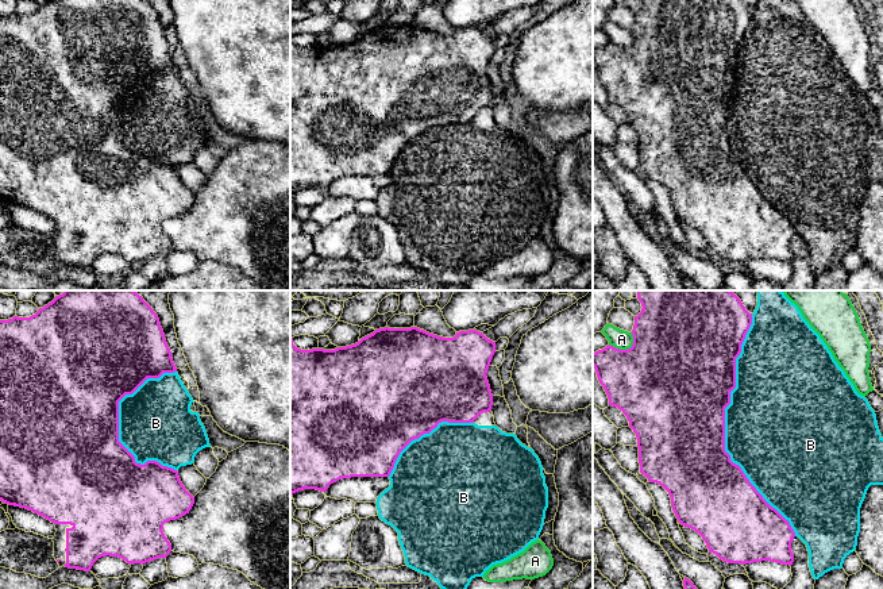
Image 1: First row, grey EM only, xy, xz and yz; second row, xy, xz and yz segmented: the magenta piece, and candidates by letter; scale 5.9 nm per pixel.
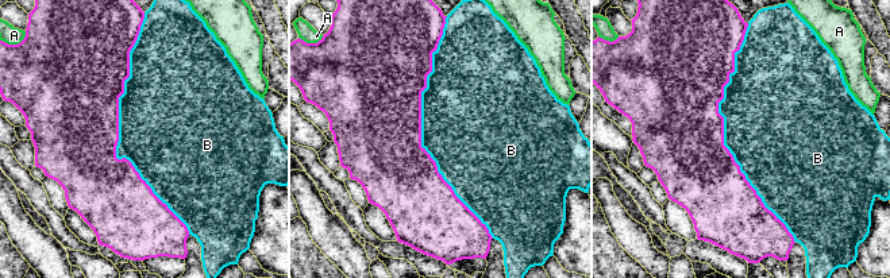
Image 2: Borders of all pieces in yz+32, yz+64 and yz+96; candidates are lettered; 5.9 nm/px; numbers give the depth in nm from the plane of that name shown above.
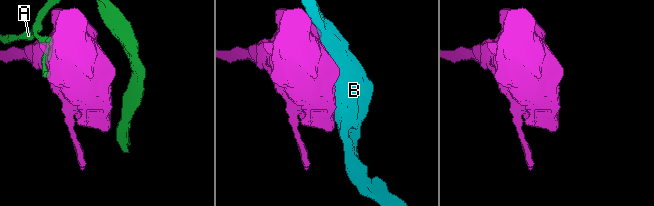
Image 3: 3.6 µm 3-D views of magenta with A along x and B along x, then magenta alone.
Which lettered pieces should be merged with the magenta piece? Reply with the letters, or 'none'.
none

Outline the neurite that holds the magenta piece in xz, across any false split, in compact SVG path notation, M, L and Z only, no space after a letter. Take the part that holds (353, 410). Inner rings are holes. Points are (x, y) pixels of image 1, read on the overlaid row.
M417 327L379 328L362 338L358 343L335 350L301 350L293 344L290 336L290 494L298 490L316 489L325 492L331 484L351 477L389 477L400 453L414 439L429 434L442 421L474 423L483 412L491 411L493 394L486 377L496 342L487 339L477 330L459 331L454 338L443 338Z

